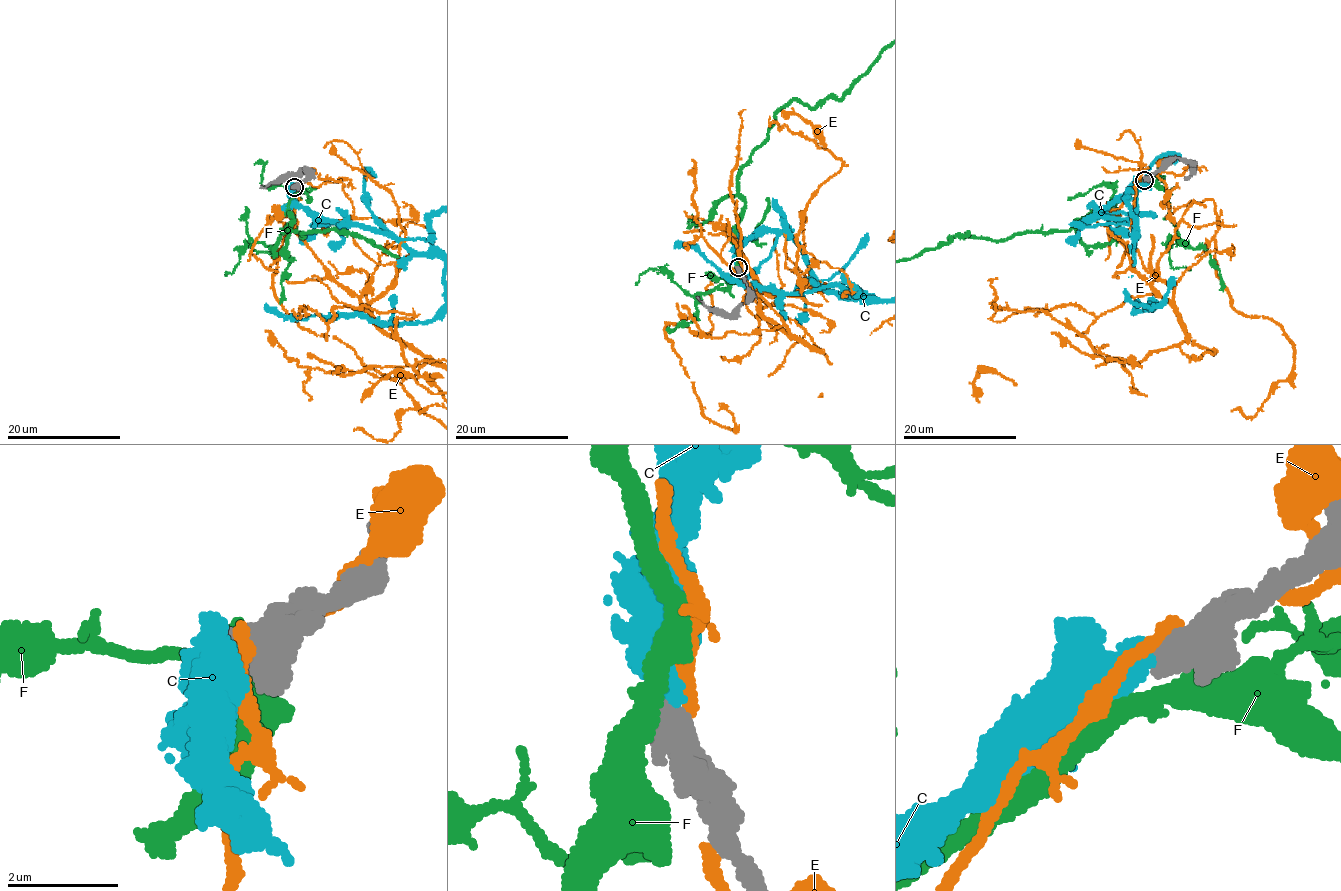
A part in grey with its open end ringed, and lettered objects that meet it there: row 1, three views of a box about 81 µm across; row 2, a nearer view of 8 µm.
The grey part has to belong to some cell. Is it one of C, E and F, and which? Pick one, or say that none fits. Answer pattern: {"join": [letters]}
{"join": ["C"]}

